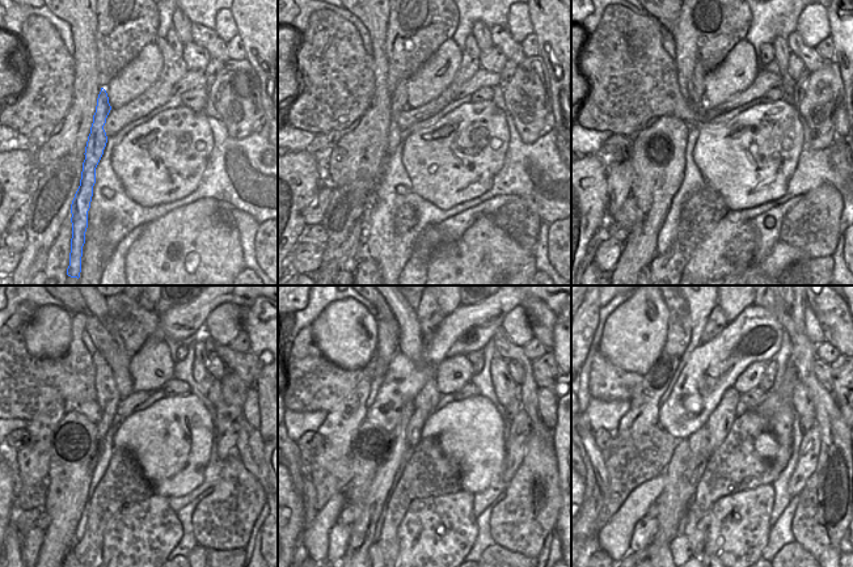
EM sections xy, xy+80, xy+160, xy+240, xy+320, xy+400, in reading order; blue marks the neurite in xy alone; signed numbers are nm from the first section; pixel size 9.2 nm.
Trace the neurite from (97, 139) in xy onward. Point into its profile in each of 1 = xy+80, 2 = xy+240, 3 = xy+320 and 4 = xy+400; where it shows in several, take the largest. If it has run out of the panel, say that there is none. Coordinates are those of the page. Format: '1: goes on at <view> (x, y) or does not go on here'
1: goes on at xy+80 (398, 102)
2: goes on at xy+240 (98, 334)
3: goes on at xy+320 (384, 312)
4: does not go on here

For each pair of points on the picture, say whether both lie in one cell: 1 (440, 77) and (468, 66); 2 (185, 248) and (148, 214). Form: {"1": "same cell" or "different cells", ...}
{"1": "different cells", "2": "different cells"}

